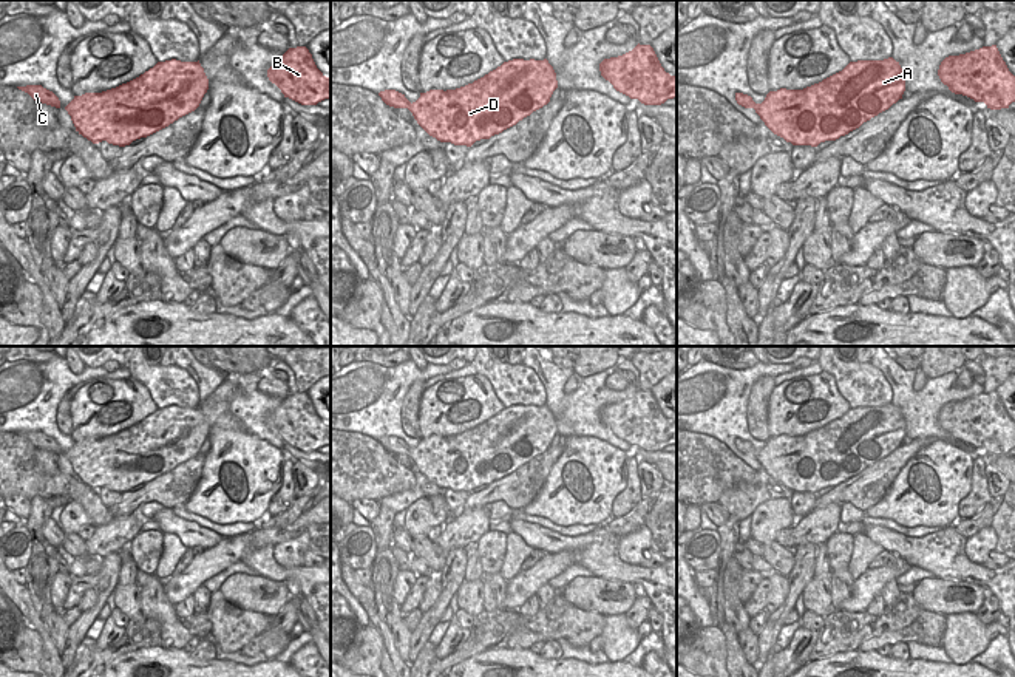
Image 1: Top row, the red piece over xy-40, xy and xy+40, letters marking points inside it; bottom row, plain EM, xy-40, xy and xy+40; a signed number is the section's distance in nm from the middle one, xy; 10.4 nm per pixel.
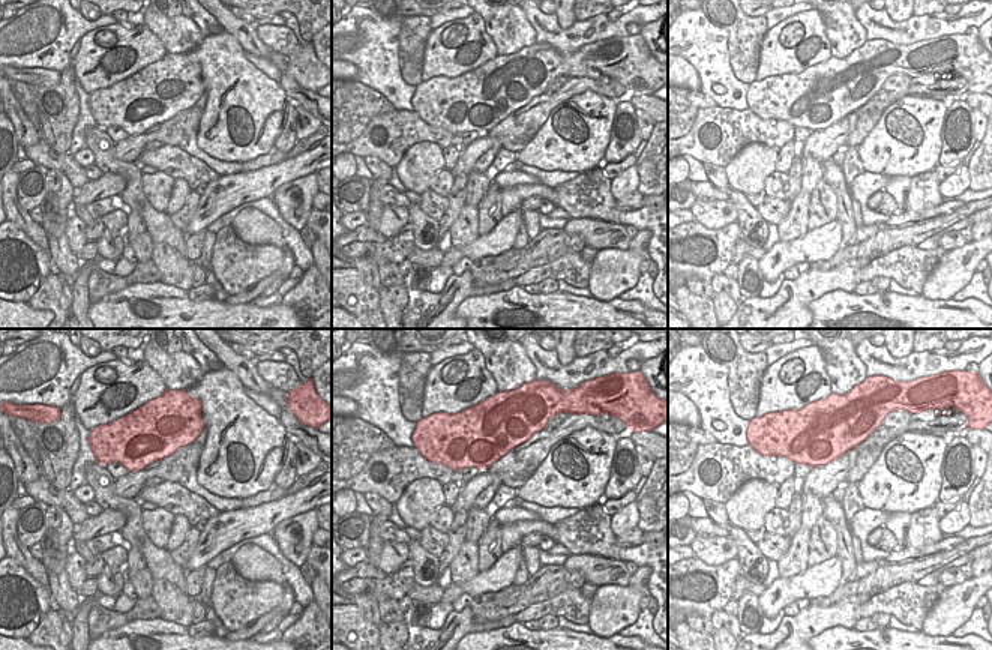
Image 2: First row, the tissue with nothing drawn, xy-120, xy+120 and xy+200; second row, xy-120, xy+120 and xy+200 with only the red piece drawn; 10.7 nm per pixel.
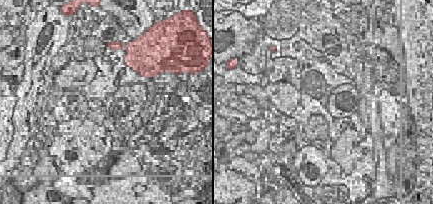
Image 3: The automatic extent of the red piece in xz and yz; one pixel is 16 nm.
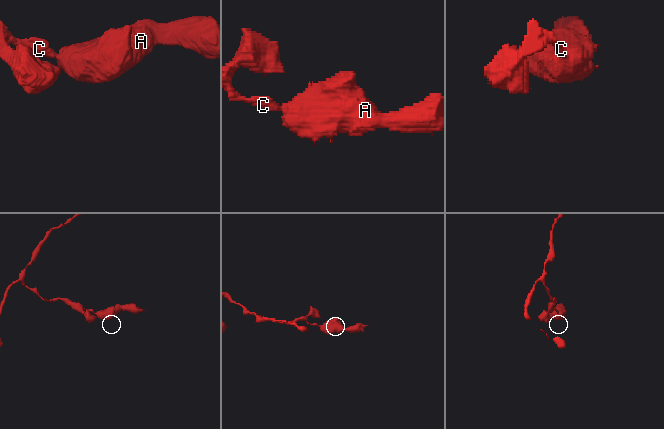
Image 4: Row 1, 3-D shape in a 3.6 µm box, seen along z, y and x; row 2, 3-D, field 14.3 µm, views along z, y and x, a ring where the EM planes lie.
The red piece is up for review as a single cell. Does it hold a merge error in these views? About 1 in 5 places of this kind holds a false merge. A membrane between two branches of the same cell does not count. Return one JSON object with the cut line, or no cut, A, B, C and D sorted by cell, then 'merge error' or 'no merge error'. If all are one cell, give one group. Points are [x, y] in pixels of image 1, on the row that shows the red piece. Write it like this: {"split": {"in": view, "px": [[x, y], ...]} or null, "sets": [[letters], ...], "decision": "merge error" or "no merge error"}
{"split": null, "sets": [["A", "B", "C", "D"]], "decision": "no merge error"}

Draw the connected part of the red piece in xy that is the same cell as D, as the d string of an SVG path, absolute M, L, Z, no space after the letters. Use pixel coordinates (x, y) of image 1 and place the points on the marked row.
M513 59L465 87L420 93L412 104L395 90L379 96L389 107L408 108L437 141L471 147L547 105L556 88L556 73L547 59Z

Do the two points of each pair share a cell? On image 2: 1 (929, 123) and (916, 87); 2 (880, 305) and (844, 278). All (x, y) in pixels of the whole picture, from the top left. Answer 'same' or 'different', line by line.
1: different
2: different

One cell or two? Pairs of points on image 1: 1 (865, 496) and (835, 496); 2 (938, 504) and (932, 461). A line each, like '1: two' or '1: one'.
1: one
2: one

